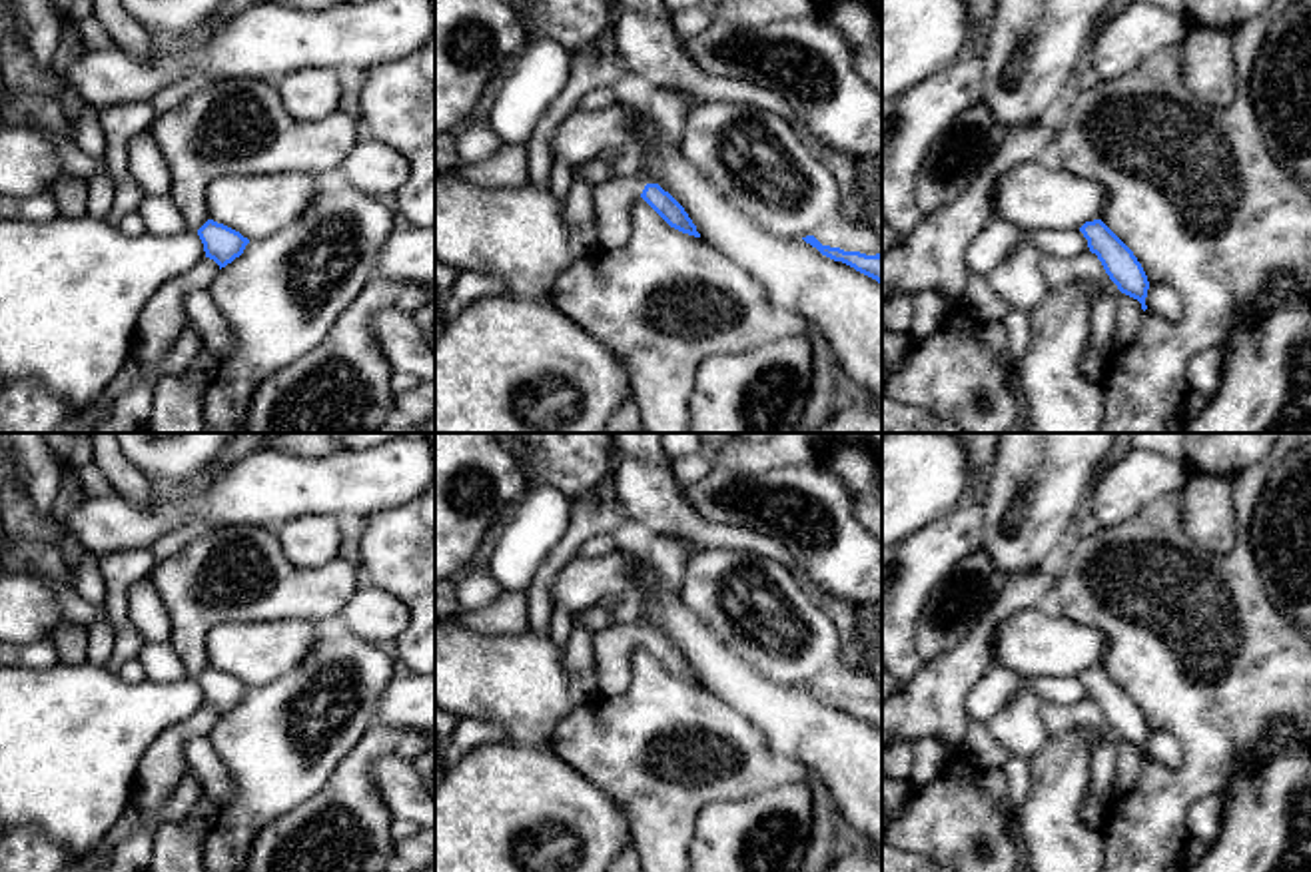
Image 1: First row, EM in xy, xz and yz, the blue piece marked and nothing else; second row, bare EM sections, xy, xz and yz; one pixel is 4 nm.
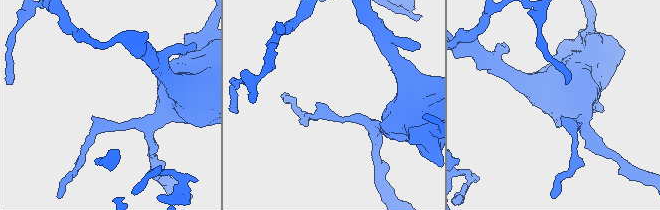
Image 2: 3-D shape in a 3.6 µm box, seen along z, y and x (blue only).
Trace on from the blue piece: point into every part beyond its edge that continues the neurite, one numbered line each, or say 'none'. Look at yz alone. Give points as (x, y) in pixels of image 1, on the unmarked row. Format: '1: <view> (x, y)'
none

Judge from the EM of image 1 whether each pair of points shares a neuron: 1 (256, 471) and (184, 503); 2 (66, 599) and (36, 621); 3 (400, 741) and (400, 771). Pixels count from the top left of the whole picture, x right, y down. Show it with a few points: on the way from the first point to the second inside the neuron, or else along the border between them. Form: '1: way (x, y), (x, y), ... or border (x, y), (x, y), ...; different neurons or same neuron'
1: way (238, 489), (218, 501), (202, 501); same neuron
2: border (26, 571), (50, 587), (66, 619); different neurons
3: border (410, 759), (380, 757), (372, 765), (382, 801); different neurons

